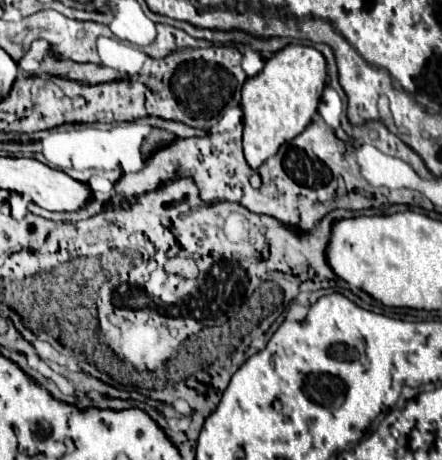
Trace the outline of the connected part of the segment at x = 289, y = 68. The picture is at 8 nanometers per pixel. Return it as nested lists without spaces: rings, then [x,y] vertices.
[[[285,45],[283,49],[279,49],[277,53],[273,53],[267,61],[265,67],[255,75],[249,77],[243,85],[243,97],[241,97],[241,107],[243,107],[243,151],[245,151],[245,159],[247,163],[257,169],[265,159],[273,157],[277,153],[277,149],[285,143],[291,141],[293,137],[297,137],[313,119],[319,99],[323,95],[323,87],[325,87],[325,79],[327,79],[327,67],[325,67],[325,57],[323,53],[319,53],[315,47],[309,45]]]

